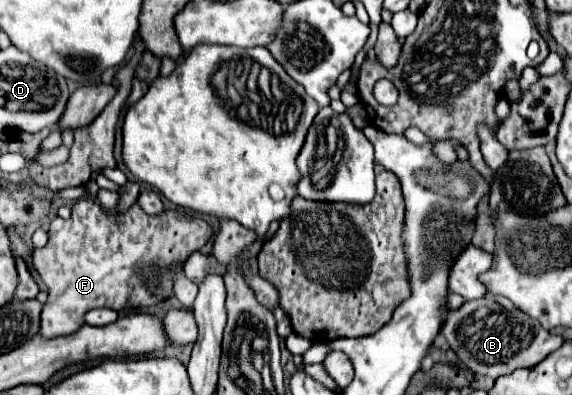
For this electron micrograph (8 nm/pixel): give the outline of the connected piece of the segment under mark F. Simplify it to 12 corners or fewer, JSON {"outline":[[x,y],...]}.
{"outline":[[79,199],[33,251],[43,337],[173,295],[201,217]]}

